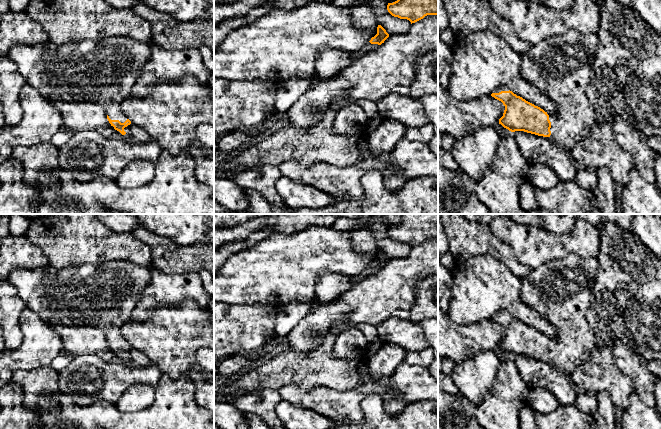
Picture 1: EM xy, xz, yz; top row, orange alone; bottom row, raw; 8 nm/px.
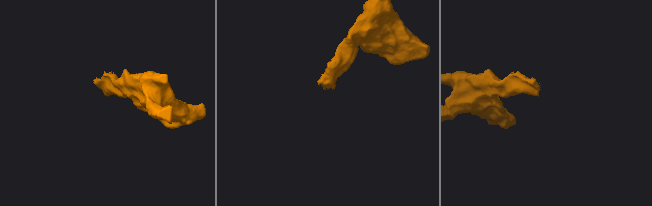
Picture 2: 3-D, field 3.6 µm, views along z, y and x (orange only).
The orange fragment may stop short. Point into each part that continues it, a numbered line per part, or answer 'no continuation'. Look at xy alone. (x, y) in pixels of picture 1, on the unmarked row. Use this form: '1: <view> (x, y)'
1: xy (127, 353)

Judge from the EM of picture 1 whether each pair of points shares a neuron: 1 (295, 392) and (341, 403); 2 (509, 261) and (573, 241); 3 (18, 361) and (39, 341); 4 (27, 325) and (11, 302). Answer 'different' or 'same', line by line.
1: same
2: different
3: same
4: different

